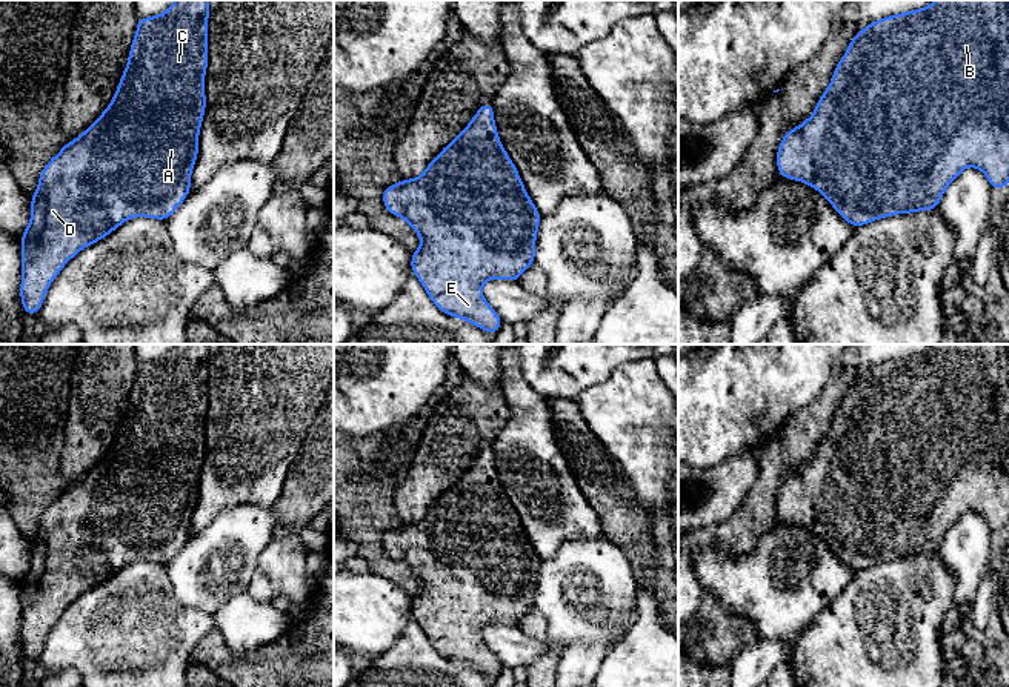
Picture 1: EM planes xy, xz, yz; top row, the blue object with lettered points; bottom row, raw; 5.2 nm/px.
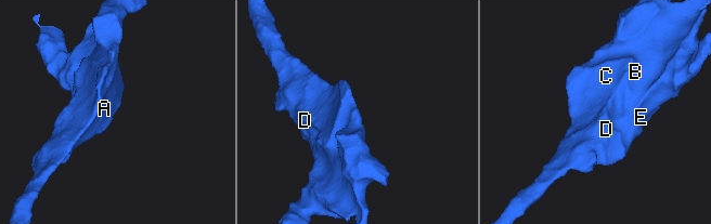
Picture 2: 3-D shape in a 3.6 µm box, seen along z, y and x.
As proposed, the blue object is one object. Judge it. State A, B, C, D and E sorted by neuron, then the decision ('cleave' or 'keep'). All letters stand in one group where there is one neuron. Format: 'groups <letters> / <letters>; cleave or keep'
groups A B C D E; keep

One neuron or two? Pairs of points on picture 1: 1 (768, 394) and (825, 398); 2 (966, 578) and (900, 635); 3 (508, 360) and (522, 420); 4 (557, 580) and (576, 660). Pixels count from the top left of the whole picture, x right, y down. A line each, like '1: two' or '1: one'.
1: two
2: two
3: one
4: two

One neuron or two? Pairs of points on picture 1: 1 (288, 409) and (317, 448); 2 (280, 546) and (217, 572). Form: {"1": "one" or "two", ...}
{"1": "two", "2": "two"}

